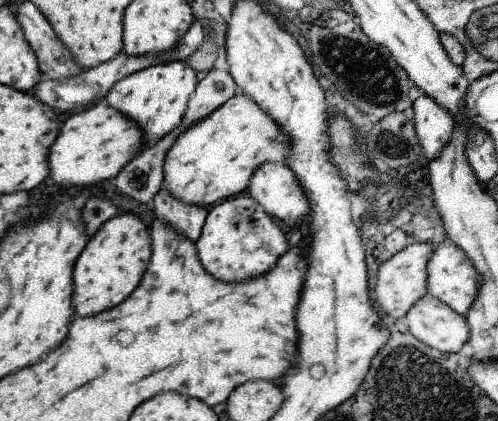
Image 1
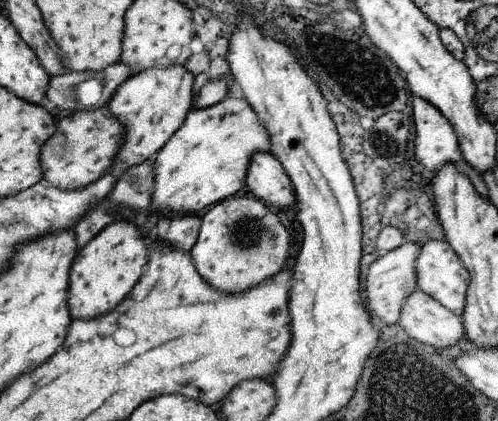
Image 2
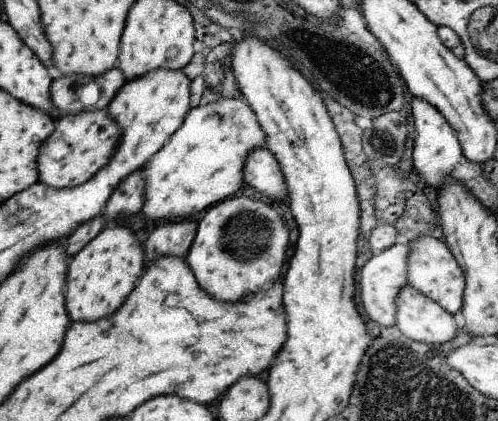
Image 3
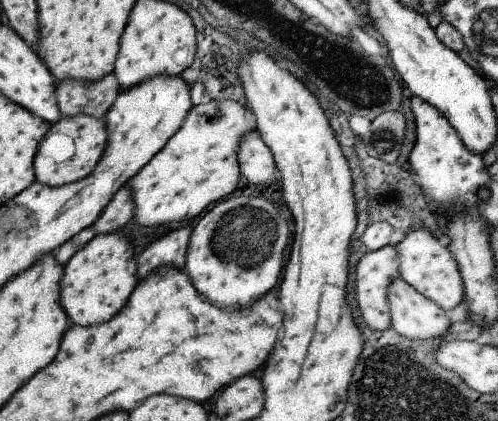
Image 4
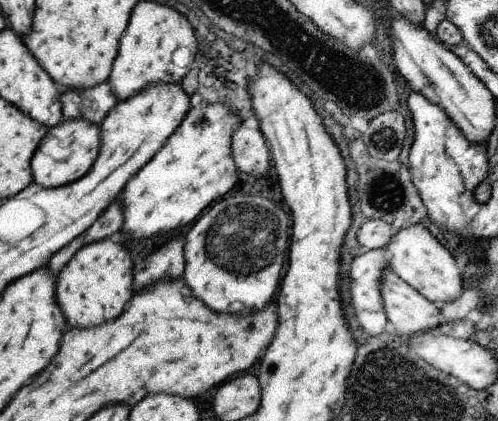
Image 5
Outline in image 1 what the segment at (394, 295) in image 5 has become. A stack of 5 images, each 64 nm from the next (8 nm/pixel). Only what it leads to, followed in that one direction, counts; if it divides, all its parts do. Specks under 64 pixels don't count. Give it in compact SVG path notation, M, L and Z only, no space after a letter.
M429 294L419 298L401 322L413 338L439 352L459 352L471 338L467 320Z

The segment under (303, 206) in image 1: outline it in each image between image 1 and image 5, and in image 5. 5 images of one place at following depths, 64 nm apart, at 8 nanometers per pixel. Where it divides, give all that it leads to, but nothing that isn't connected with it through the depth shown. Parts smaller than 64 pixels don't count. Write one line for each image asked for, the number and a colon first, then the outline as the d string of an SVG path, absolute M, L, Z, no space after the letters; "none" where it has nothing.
2: M255 154L247 170L247 188L255 198L269 206L291 206L295 204L295 188L291 178L285 176L283 166L271 154Z
3: M263 146L263 148L253 148L243 164L243 180L259 190L261 194L273 198L283 198L287 196L285 192L285 178L281 172L281 166L277 158Z
4: M249 130L243 134L243 140L239 142L239 170L243 176L253 182L269 188L269 184L275 180L275 166L269 152L271 148L259 138L257 130Z
5: M243 120L235 128L235 134L231 138L233 146L233 160L235 166L239 166L239 172L245 174L263 174L269 166L269 150L263 142L265 136L259 134L259 130L249 130L243 126Z

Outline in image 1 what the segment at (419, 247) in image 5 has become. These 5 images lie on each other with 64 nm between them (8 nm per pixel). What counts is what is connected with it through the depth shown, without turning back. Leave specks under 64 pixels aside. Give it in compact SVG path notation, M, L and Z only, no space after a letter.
M443 242L433 244L431 258L427 260L427 294L445 302L451 310L465 316L467 310L471 310L471 302L475 302L475 294L479 292L479 272L461 248L457 246L445 246Z

